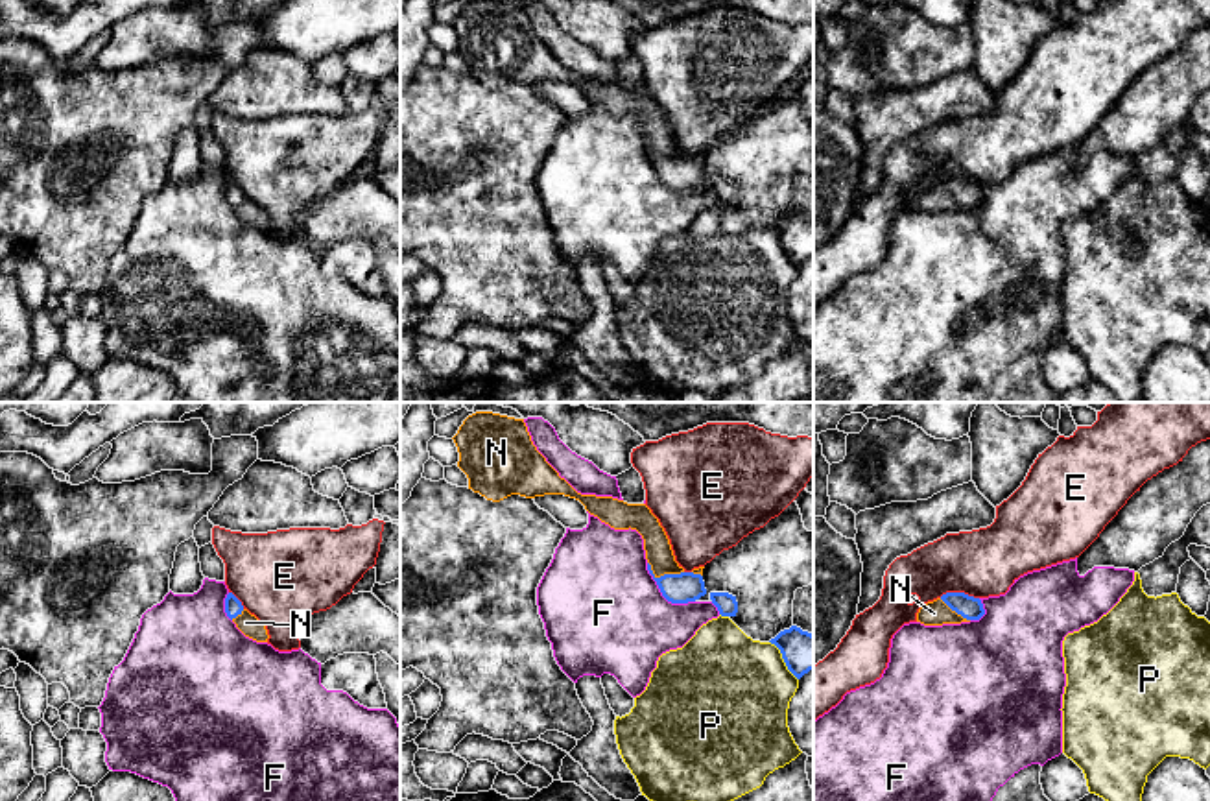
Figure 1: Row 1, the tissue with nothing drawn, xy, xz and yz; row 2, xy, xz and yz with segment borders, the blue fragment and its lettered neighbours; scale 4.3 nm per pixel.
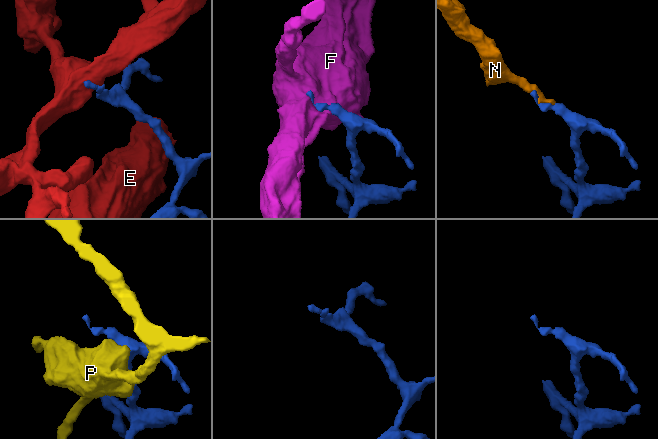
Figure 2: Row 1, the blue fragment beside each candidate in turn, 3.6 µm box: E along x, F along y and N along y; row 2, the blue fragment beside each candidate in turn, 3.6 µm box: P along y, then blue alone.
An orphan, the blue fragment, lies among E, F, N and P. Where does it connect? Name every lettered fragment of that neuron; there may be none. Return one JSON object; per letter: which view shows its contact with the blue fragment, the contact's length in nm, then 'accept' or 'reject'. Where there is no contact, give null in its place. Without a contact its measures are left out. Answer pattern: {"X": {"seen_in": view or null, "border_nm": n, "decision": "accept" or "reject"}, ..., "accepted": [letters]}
{"E": {"seen_in": "yz", "border_nm": 180, "decision": "reject"}, "F": {"seen_in": "xz", "border_nm": 280, "decision": "reject"}, "N": {"seen_in": "xz", "border_nm": 170, "decision": "accept"}, "P": {"seen_in": "xz", "border_nm": 220, "decision": "reject"}, "accepted": ["N"]}

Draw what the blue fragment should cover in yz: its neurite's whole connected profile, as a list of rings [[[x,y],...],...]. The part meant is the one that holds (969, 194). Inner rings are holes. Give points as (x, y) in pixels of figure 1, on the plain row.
[[[946,179],[924,190],[917,199],[917,209],[924,212],[961,210],[979,207],[983,201],[985,196],[979,185],[965,179]]]

